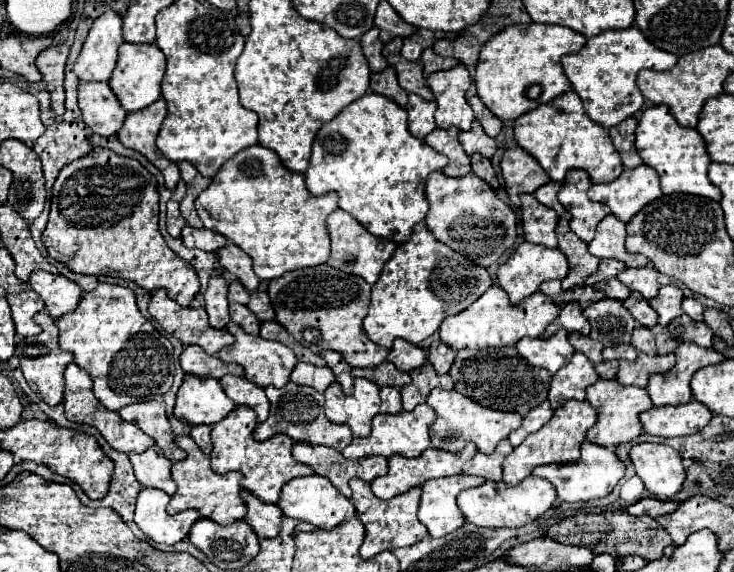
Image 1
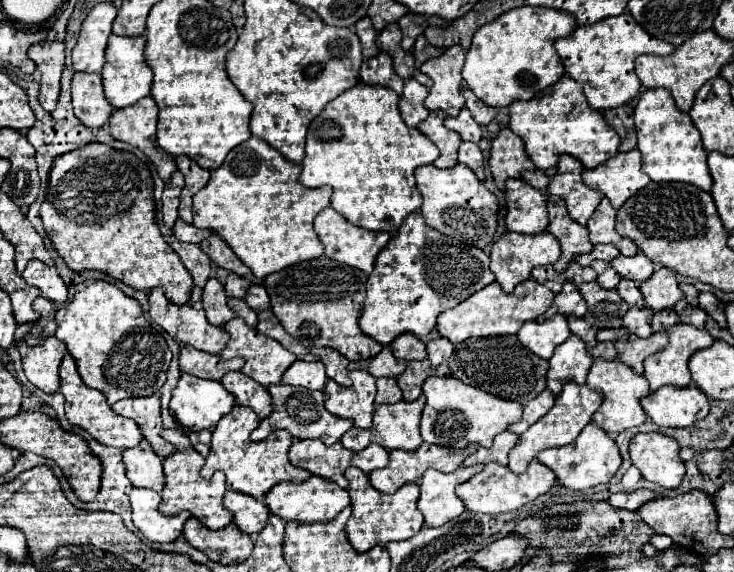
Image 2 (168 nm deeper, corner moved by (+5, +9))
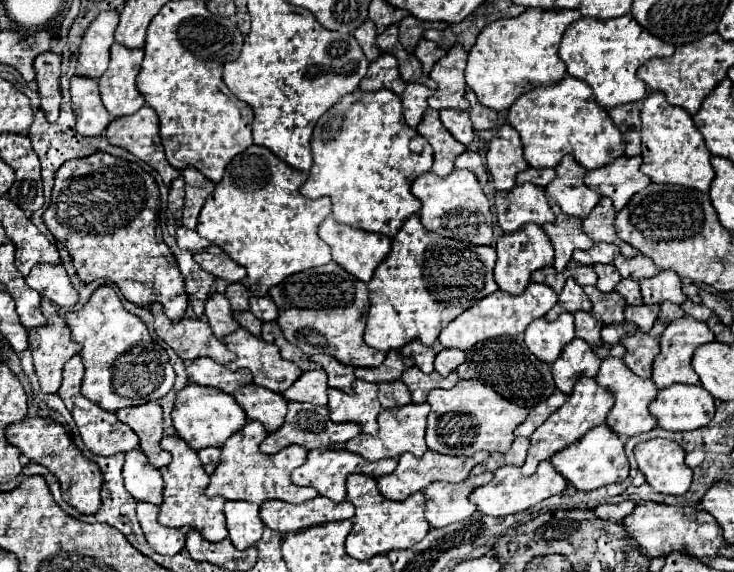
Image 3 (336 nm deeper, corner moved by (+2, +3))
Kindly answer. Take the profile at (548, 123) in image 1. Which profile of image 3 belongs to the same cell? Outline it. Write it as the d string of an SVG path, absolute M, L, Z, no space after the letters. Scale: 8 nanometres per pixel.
M569 74L557 84L537 86L517 98L509 108L507 120L519 132L523 156L533 168L555 168L565 154L573 154L577 162L593 170L613 162L625 152L621 132L613 126L607 110L595 102L591 86Z

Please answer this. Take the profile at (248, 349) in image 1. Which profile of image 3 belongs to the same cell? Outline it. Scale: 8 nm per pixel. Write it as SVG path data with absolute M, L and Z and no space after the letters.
M239 328L235 330L233 334L225 336L225 346L237 354L237 358L229 364L231 370L239 370L239 368L249 368L253 372L253 384L257 386L263 386L271 392L277 392L277 394L283 394L303 372L297 364L293 362L285 362L277 350L277 346L265 342L263 338L255 338L253 334L249 334L245 328Z

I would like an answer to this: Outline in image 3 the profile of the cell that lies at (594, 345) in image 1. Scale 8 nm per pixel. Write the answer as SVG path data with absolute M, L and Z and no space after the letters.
M577 312L575 314L575 336L583 338L585 342L589 342L591 346L601 346L601 322L597 318L593 318L589 312Z

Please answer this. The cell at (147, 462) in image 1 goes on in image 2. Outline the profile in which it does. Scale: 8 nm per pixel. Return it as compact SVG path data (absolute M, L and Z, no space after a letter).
M142 440L134 448L126 448L122 452L122 460L126 464L126 476L132 482L132 486L162 492L164 488L162 458L152 450L152 446L146 440Z

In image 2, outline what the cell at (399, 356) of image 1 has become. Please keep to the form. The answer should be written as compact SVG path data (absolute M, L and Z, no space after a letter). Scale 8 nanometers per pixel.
M402 334L392 340L390 344L394 356L398 360L424 360L426 358L426 346L420 338L414 338L412 334Z

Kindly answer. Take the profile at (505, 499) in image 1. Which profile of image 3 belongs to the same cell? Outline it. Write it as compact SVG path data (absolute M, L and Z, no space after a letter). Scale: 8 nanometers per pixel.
M549 460L541 462L537 472L533 476L523 476L521 468L517 466L501 466L499 470L495 470L495 476L489 484L479 486L477 490L473 490L473 494L469 496L469 500L477 506L479 512L489 514L489 516L507 516L507 514L515 514L521 510L527 510L535 504L539 504L541 500L561 494L567 486L567 480L551 466Z

